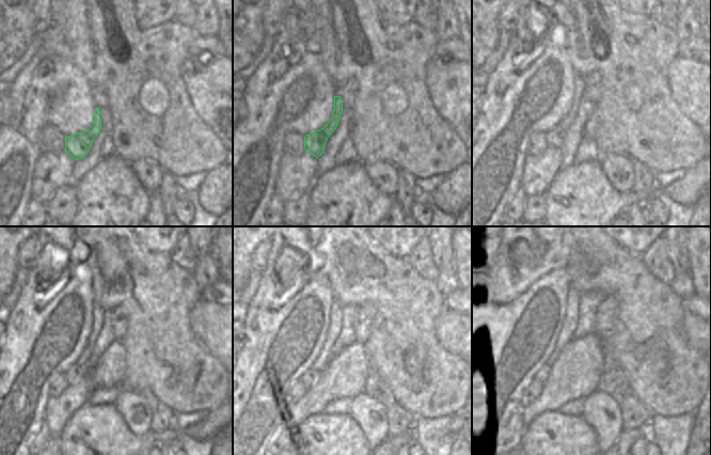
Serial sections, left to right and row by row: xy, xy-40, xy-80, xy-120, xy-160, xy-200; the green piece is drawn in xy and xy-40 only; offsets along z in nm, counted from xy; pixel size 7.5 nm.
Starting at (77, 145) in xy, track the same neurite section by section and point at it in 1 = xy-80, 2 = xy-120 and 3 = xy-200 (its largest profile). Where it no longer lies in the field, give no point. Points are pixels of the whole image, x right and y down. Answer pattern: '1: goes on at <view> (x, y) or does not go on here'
1: goes on at xy-80 (555, 137)
2: goes on at xy-120 (75, 374)
3: goes on at xy-200 (541, 376)

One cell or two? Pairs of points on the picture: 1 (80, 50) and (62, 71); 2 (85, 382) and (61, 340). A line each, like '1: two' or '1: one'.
1: two
2: two

